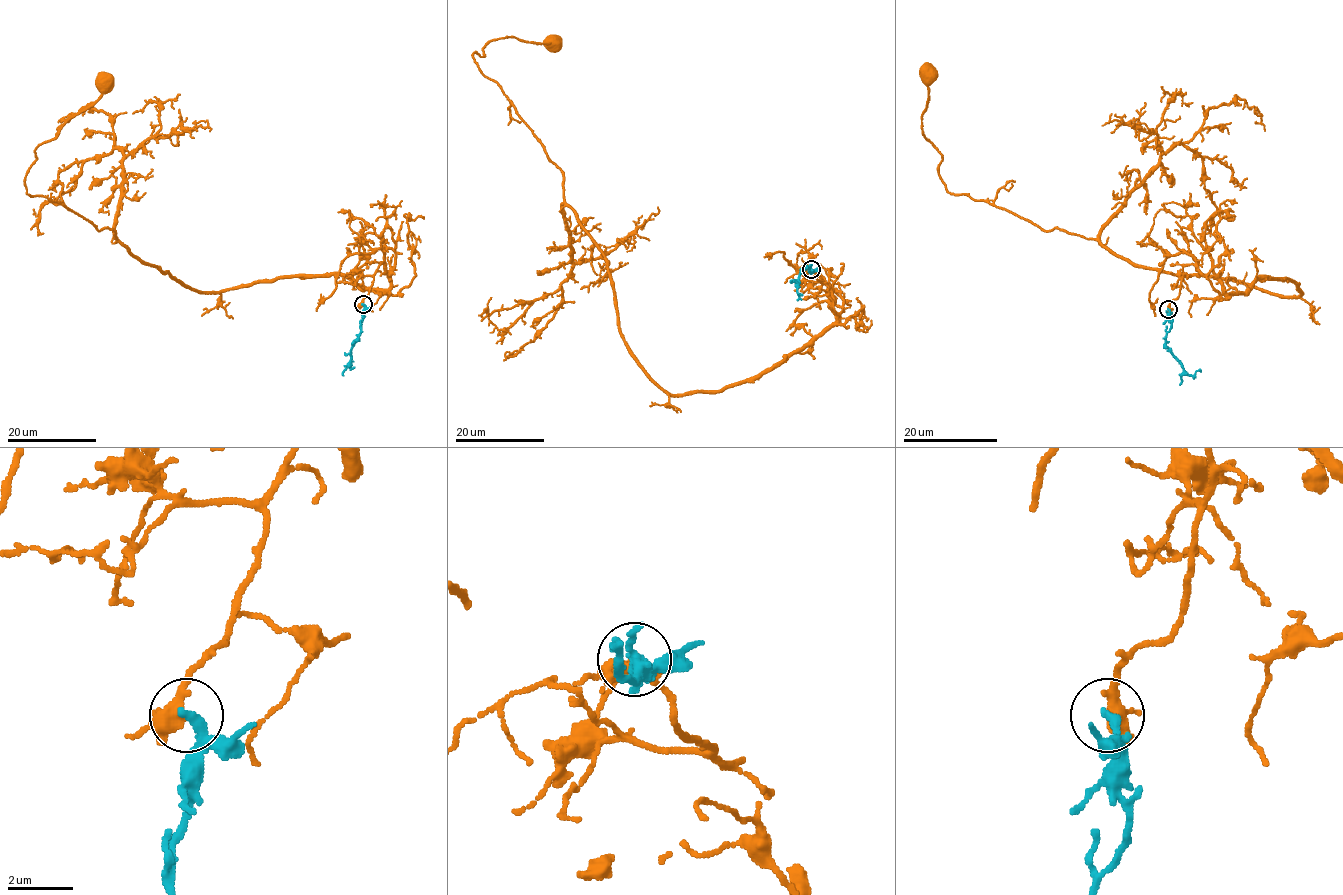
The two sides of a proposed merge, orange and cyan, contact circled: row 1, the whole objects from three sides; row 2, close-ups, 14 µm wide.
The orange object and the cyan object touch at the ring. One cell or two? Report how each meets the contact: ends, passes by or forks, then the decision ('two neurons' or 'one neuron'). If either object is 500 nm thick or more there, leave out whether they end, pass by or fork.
orange forks there; cyan ends there; two neurons

